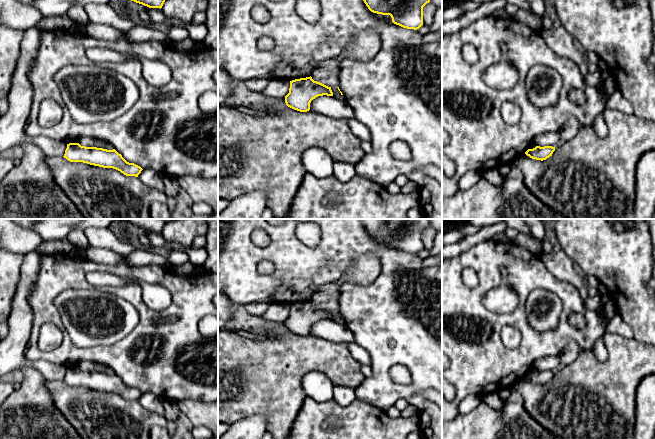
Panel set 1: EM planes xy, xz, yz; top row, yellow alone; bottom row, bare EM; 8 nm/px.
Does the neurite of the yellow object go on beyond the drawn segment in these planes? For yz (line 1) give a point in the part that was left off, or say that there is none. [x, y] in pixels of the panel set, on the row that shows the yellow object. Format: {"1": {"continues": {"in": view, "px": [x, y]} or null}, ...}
{"1": {"continues": null}}

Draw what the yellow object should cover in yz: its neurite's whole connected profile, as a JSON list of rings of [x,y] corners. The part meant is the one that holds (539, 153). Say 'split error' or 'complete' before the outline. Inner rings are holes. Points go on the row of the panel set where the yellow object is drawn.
complete; [[[536,146],[533,149],[528,149],[525,154],[532,159],[536,160],[546,160],[550,156],[552,156],[553,152],[555,151],[555,147],[552,146]]]

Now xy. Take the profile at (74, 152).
complete; [[[69,143],[63,156],[70,162],[83,162],[103,168],[113,168],[126,176],[138,175],[143,170],[140,166],[127,162],[115,149],[85,147],[79,143]]]

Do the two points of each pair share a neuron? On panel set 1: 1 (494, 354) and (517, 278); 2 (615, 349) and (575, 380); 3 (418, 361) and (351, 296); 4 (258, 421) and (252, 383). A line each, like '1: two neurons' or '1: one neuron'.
1: one neuron
2: one neuron
3: one neuron
4: two neurons

